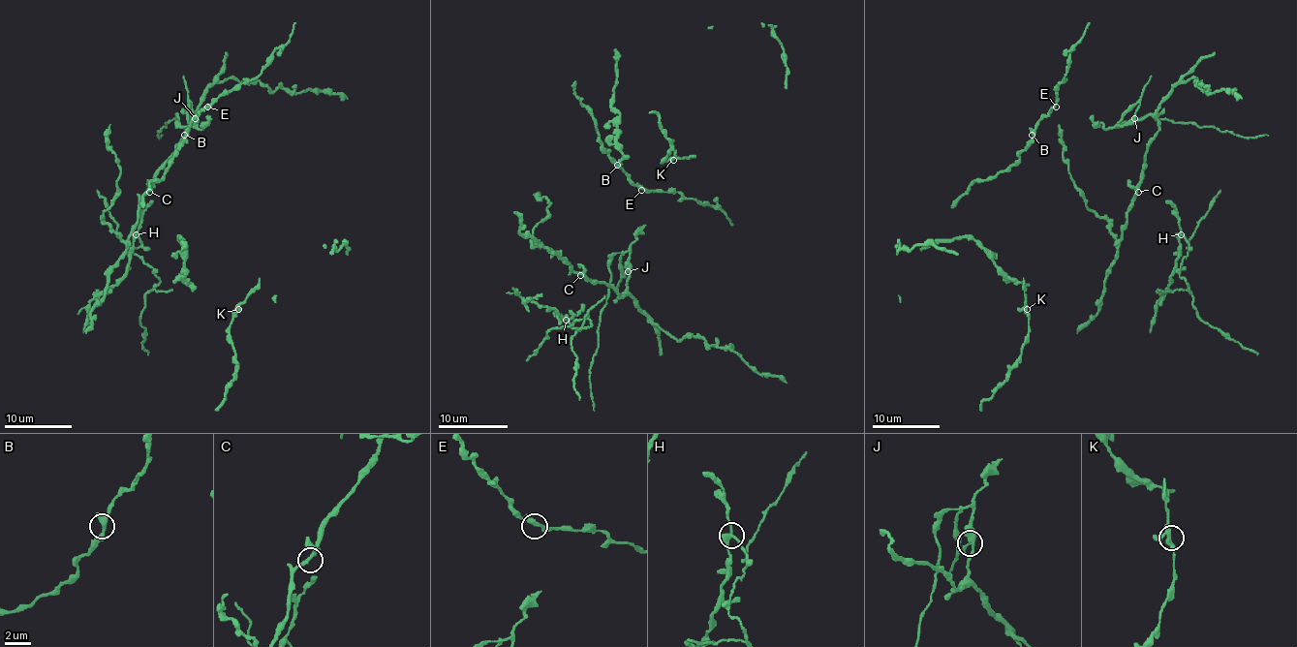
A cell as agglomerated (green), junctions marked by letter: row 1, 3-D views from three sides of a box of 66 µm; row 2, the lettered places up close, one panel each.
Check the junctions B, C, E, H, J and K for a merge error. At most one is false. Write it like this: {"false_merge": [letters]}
{"false_merge": ["H"]}

